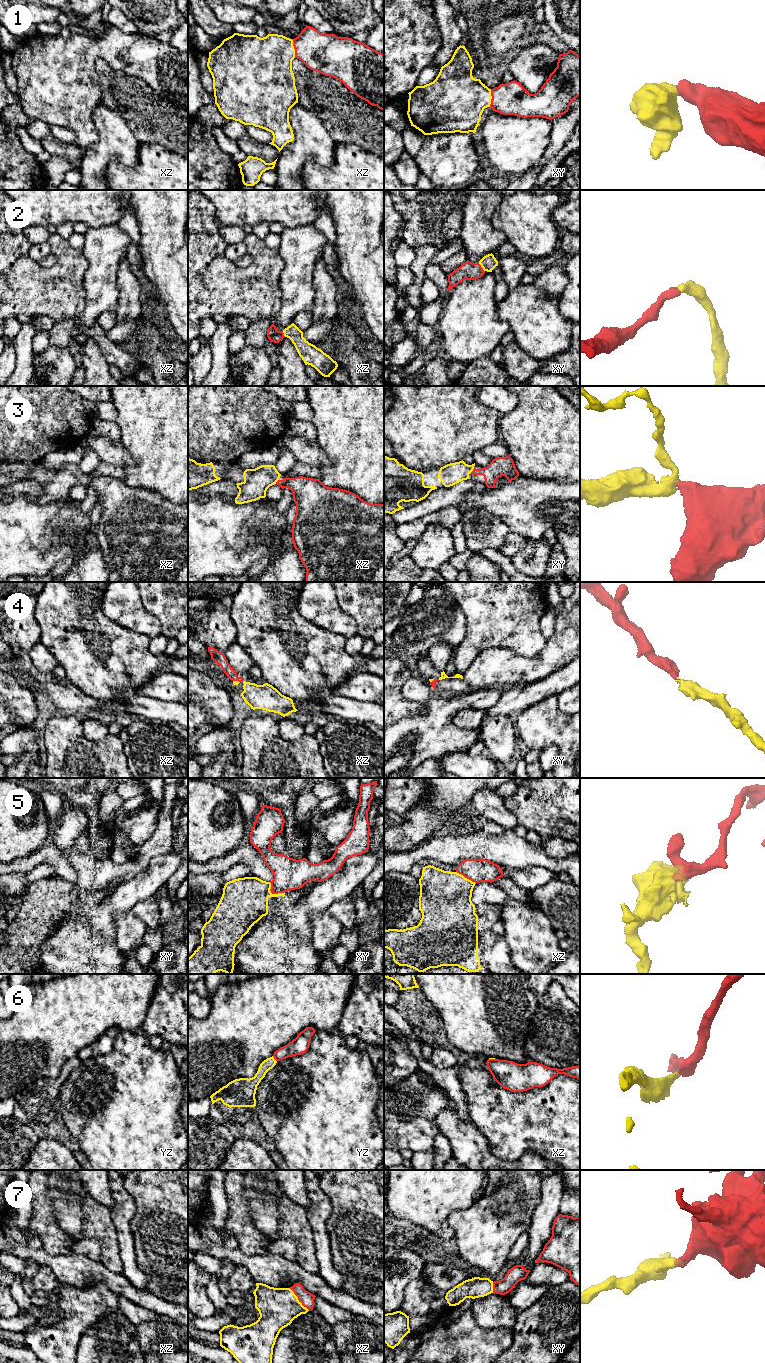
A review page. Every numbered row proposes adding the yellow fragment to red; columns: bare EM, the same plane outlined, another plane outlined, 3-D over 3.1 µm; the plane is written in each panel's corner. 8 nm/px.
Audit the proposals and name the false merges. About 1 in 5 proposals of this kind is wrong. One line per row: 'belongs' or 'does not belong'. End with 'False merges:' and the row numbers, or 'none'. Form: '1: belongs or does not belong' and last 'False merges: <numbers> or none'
1: belongs
2: belongs
3: belongs
4: belongs
5: does not belong
6: does not belong
7: belongs
False merges: 5, 6

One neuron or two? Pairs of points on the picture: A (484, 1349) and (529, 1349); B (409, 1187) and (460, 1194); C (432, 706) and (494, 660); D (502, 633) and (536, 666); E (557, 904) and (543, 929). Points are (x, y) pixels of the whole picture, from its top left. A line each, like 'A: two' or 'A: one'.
A: two
B: one
C: two
D: two
E: two

